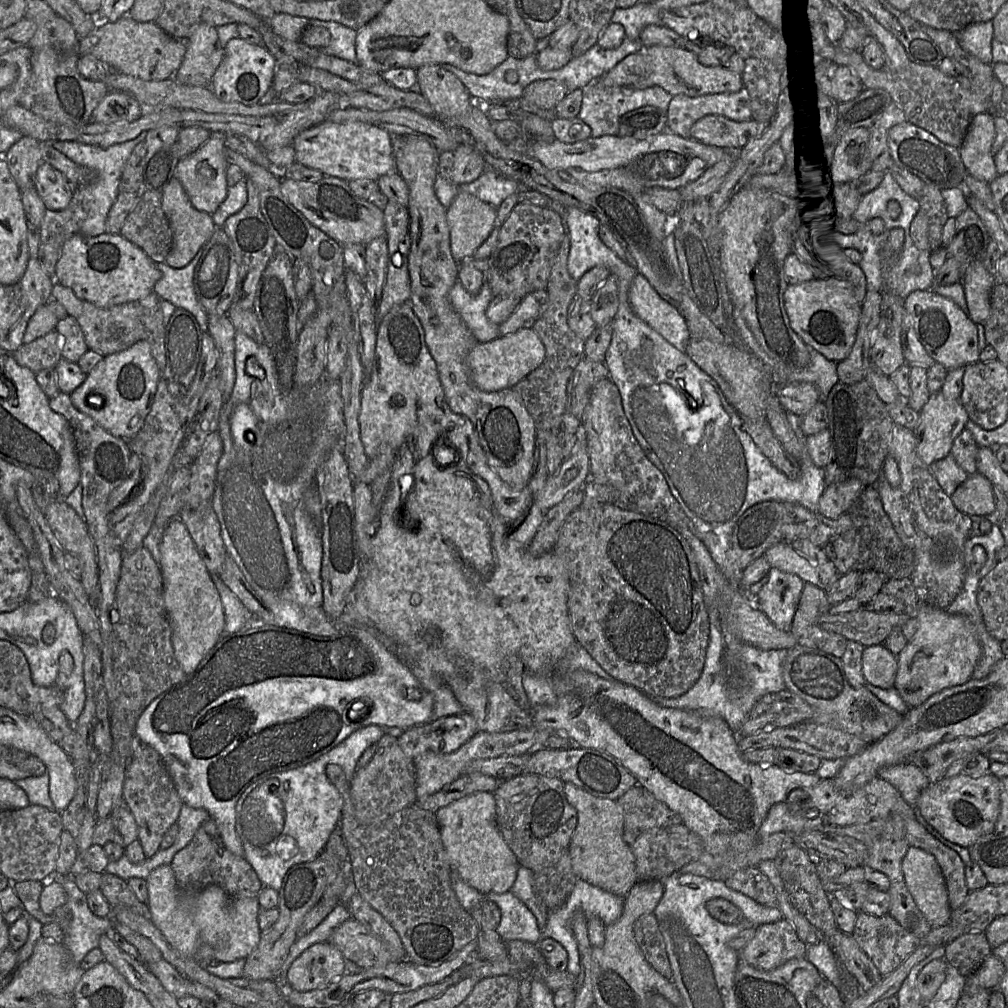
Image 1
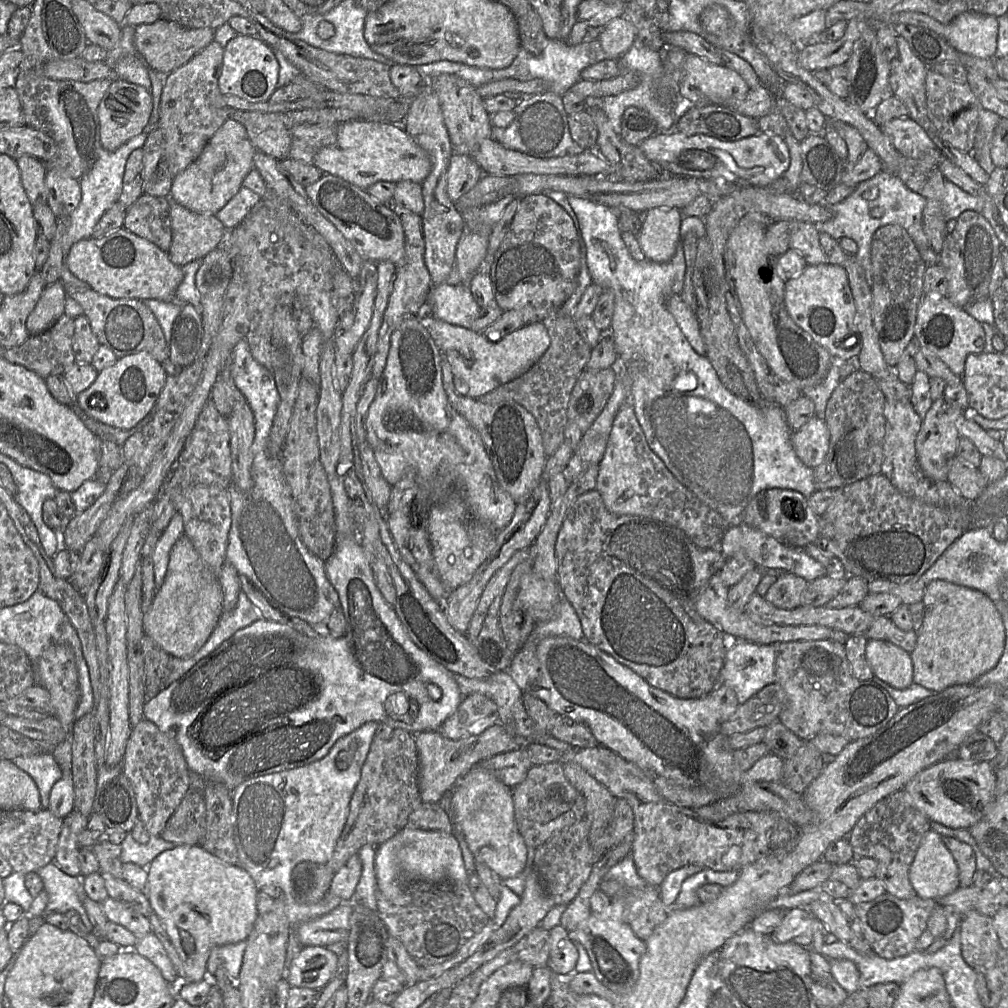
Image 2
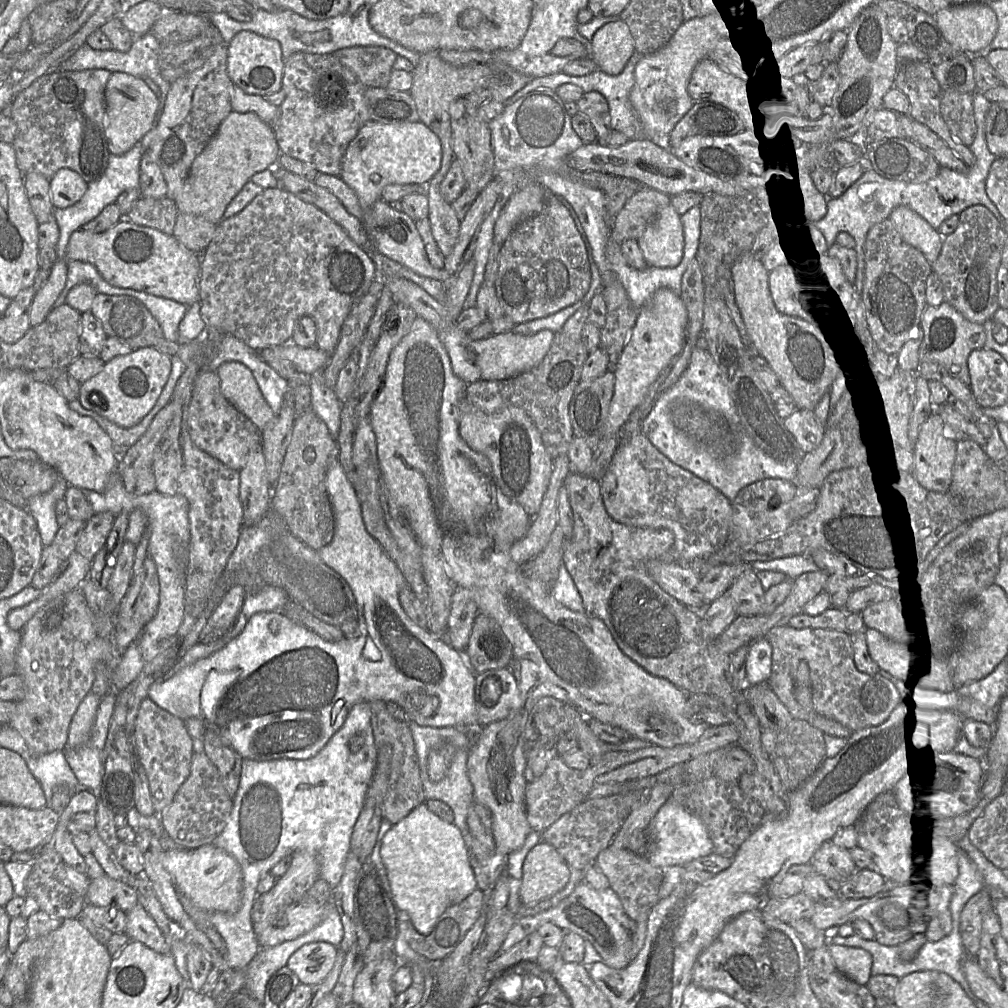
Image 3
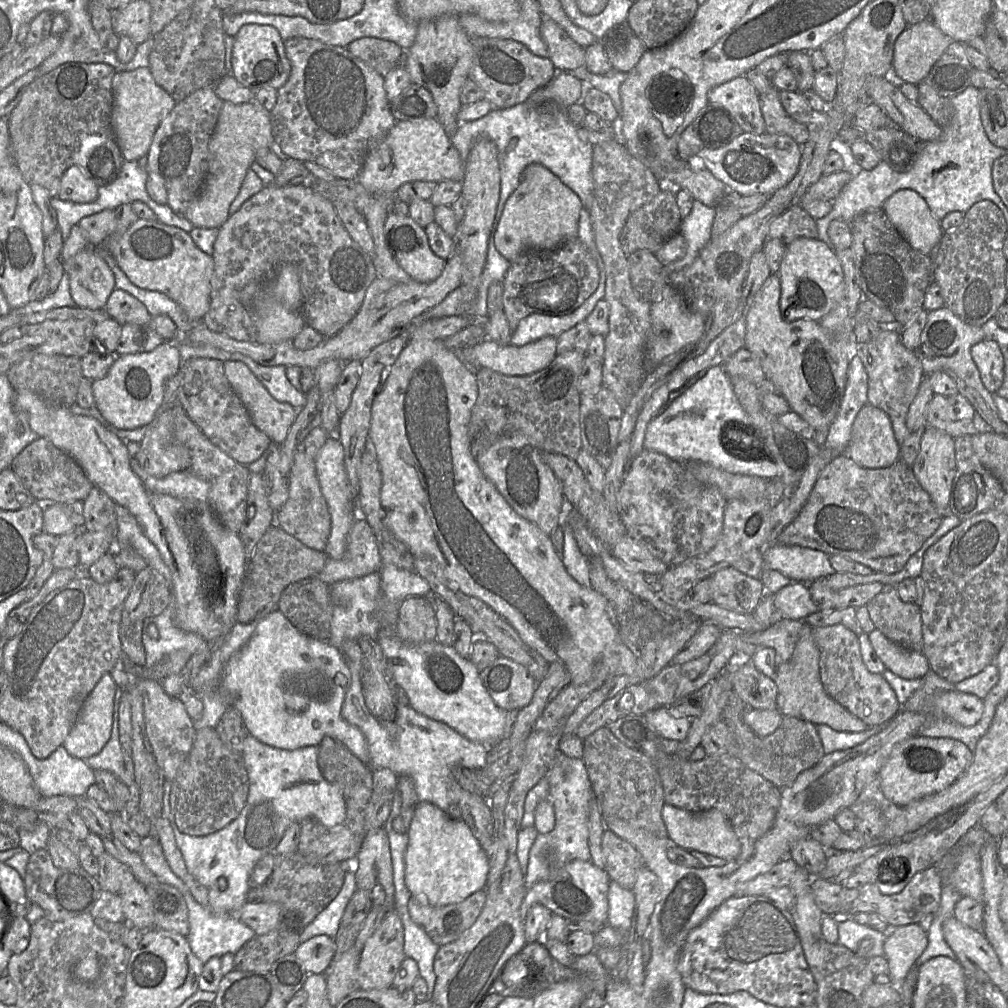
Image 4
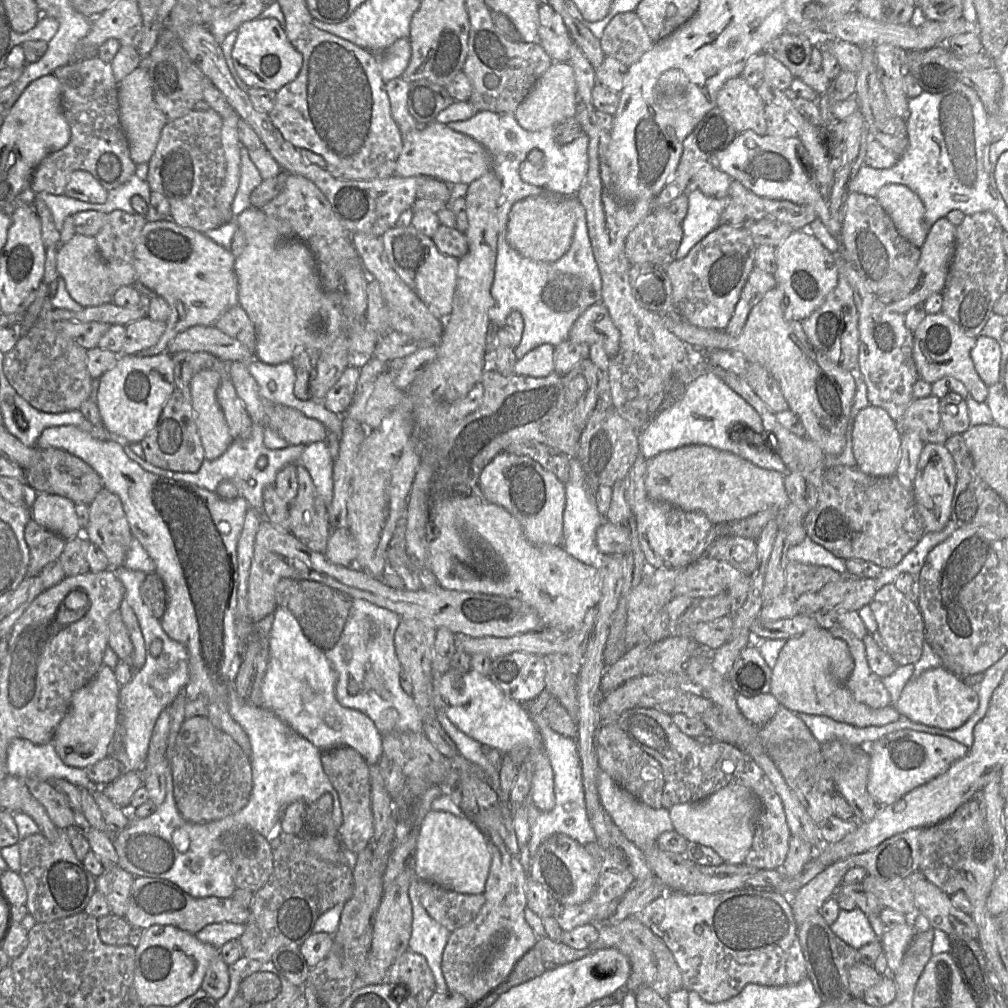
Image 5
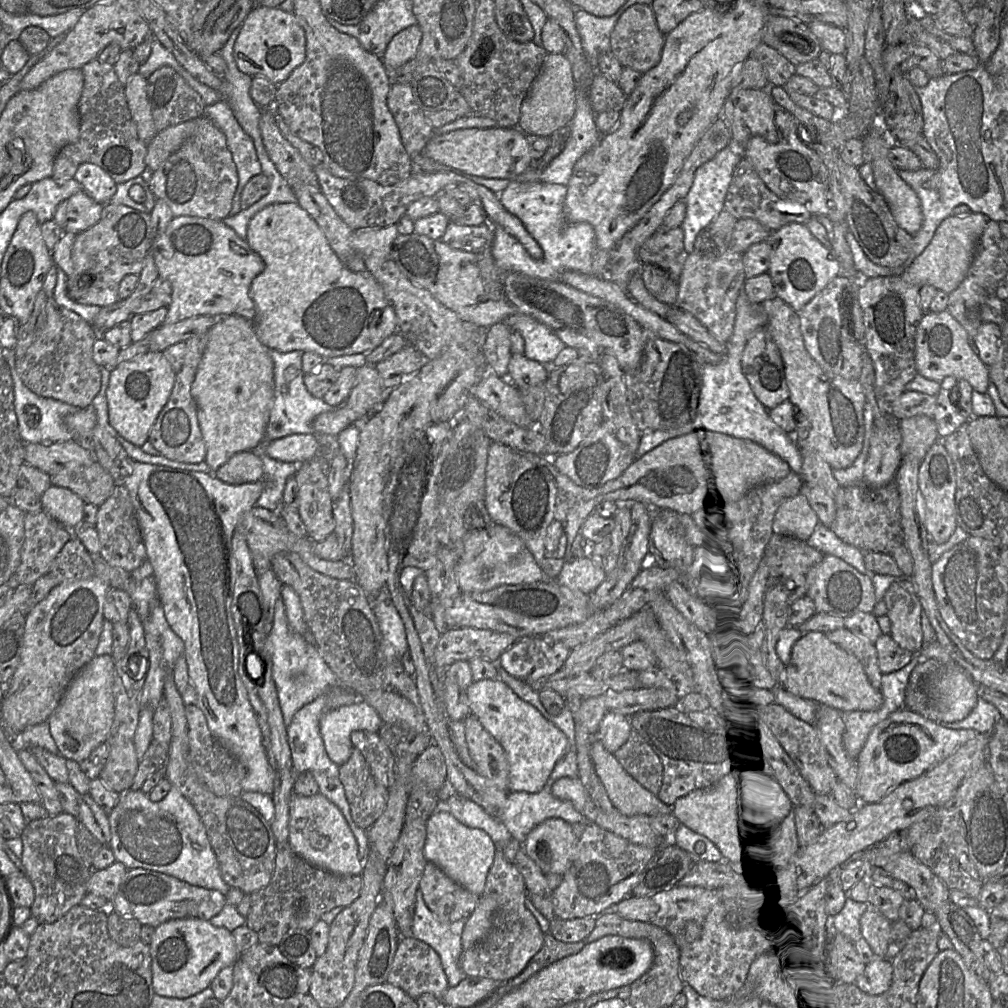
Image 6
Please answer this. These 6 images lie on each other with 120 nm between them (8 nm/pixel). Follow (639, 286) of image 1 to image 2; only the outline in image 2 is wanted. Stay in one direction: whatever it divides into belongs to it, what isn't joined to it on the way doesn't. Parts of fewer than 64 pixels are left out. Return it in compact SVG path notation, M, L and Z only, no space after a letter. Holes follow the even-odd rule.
M680 294L670 296L666 301L666 307L675 318L676 323L693 349L698 354L705 355L705 344L699 322L695 313L682 300Z

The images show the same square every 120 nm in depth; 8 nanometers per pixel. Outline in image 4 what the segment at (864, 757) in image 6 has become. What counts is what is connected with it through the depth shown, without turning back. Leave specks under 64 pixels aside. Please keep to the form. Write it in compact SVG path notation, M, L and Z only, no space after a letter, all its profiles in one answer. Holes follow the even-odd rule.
M917 735L898 743L880 770L885 797L899 807L942 791L954 783L969 767L973 752L962 742L949 738Z

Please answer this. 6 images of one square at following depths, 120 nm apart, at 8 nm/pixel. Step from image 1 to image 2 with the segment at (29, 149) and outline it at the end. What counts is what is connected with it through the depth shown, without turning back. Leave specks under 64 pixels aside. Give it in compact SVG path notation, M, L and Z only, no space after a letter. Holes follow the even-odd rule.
M23 155L16 159L23 188L32 206L47 203L45 188L46 168L36 157Z

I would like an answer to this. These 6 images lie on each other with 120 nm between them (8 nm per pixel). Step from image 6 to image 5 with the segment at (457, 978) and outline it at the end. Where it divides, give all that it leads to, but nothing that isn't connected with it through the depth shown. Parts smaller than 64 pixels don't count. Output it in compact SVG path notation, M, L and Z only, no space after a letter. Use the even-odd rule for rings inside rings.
M413 878L408 894L412 905L412 930L408 949L425 957L435 979L436 993L448 991L442 969L441 960L444 948L451 932L436 922L422 906L417 895L418 879Z

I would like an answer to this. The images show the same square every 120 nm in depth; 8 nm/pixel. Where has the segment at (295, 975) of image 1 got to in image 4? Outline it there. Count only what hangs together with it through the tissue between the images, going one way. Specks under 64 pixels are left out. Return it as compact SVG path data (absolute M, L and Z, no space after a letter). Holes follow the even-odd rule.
M317 935L300 943L294 954L308 974L324 974L336 954L336 943L327 935Z

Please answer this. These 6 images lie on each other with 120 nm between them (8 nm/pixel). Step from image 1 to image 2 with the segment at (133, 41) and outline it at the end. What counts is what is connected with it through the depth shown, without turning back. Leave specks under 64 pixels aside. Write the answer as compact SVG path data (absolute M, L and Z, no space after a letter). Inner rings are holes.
M163 18L136 26L134 33L134 45L143 62L149 68L167 75L184 65L213 40L212 28L187 28Z

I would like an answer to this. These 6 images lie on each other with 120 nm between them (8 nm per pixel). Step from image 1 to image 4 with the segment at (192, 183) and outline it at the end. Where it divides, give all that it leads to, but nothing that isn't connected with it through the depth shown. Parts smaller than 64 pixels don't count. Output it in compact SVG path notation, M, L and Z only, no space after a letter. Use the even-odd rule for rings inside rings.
M223 101L214 132L208 144L208 171L198 197L183 217L193 227L219 229L229 218L229 208L237 197L247 171L260 148L274 148L270 112L255 101L234 104Z

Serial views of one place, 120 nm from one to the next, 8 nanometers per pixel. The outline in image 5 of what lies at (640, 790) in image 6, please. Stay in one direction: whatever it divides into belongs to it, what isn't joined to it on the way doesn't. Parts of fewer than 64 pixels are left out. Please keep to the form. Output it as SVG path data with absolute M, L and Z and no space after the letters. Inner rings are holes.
M600 769L597 777L598 793L602 807L626 838L643 853L657 845L657 839L662 833L674 829L669 809L664 807L654 809L642 803L617 785L606 772Z

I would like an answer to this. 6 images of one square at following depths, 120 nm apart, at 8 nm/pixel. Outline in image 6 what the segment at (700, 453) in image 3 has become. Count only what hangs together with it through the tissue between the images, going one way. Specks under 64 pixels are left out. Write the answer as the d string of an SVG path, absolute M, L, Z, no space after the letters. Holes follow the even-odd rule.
M744 290L736 302L734 331L727 343L726 353L721 361L701 368L701 390L694 417L686 424L669 430L655 430L641 435L635 459L638 459L660 444L697 431L707 430L727 434L736 438L751 440L787 462L790 470L799 474L802 454L794 436L784 431L769 416L768 409L757 399L742 370L742 353L747 341L758 328L766 327L767 313L762 303L751 303Z

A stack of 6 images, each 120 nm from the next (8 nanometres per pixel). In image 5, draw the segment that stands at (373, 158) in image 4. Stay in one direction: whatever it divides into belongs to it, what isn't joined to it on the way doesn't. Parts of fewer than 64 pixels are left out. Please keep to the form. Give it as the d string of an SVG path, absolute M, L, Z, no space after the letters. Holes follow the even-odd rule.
M433 121L419 125L403 136L402 151L397 159L394 175L400 177L432 177L453 187L465 187L492 169L487 150L468 135L450 129L446 124Z

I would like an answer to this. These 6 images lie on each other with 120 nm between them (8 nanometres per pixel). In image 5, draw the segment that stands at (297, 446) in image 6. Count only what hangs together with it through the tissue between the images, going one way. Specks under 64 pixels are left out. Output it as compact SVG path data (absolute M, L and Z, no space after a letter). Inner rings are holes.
M323 440L307 444L297 462L309 470L328 512L333 500L334 463L327 442Z

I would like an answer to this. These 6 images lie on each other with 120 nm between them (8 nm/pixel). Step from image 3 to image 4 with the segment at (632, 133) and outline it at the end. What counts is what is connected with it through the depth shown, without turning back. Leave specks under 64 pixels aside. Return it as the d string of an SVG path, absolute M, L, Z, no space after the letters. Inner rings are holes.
M585 67L566 72L570 72L587 87L597 88L600 91L608 94L620 115L622 109L620 87L624 80L628 77L627 72L611 70L605 74L593 74Z

